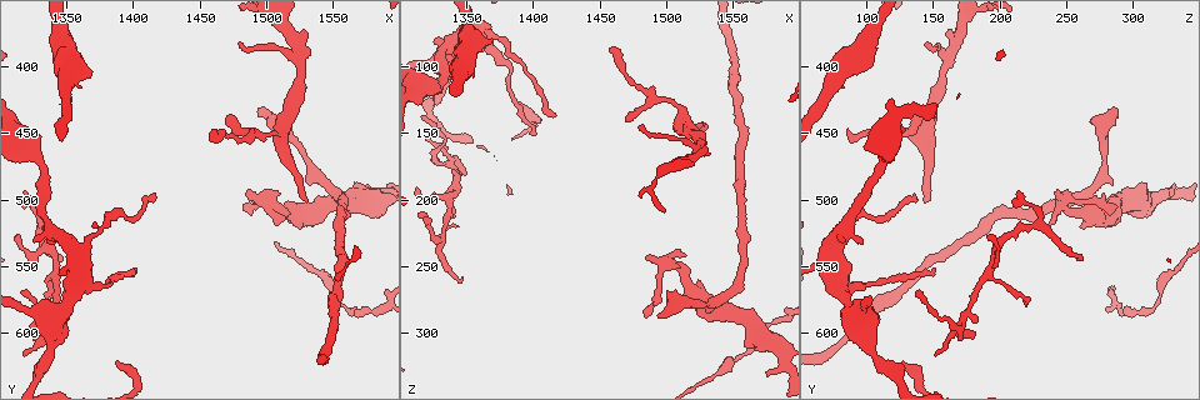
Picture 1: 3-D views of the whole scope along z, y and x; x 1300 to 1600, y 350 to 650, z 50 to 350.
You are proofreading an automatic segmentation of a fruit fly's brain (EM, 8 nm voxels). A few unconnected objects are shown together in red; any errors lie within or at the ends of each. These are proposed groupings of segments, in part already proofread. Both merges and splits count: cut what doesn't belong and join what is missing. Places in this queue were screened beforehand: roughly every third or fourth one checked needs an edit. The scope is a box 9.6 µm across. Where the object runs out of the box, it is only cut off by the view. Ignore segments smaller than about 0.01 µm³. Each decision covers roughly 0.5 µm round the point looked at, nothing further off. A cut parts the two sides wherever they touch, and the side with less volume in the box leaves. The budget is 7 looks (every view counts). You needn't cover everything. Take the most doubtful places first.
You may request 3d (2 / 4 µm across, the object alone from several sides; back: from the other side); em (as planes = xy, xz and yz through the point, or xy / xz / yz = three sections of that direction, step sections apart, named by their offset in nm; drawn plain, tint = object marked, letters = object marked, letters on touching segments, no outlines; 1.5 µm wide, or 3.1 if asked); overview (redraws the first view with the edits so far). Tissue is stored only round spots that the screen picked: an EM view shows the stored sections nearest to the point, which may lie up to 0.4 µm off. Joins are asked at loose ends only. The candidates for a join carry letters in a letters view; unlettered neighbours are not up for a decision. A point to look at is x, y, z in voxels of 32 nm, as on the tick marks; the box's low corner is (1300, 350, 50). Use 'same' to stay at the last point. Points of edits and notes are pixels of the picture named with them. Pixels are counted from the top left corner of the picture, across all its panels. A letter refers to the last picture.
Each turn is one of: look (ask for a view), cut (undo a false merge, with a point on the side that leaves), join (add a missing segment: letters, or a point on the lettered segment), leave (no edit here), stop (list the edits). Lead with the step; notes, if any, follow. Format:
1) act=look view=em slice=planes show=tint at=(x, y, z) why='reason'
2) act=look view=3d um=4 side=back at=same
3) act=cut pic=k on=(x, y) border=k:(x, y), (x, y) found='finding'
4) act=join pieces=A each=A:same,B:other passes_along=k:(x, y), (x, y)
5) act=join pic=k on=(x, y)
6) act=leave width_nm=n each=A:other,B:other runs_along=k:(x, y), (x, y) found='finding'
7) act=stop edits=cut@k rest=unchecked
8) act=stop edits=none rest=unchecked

act=look view=em slice=planes show=letters at=(1416, 494, 138) why='branch stops here'

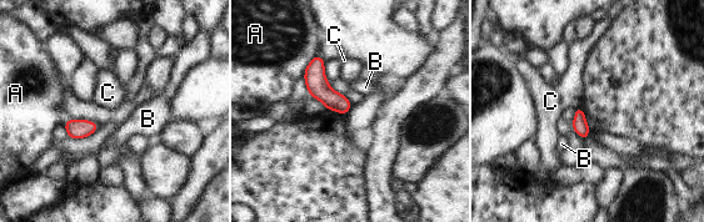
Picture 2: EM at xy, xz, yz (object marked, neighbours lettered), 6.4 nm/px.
act=leave each=A:other,B:other,C:other runs_along=2:(315, 60), (315, 81), (344, 110) found='no lettered segment goes on from it'

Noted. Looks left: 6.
act=look view=3d um=2 at=(1484, 492, 244) why='an open end'

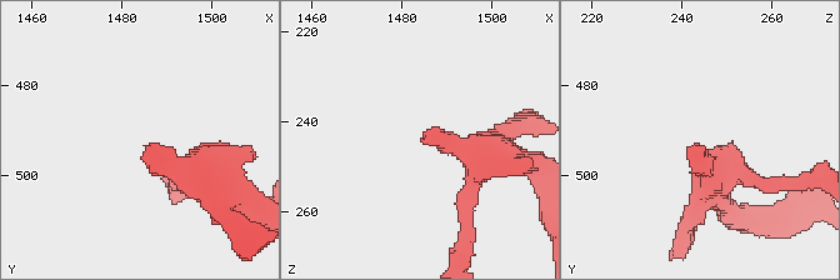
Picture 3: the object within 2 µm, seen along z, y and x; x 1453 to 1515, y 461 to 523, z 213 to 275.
act=look view=em slice=yz step=8 show=tint at=(1485, 493, 243)

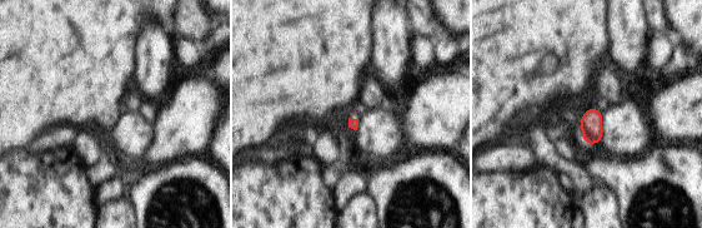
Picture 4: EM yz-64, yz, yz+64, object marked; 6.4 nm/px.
act=look view=em slice=xy step=8 show=letters at=same why='another direction'

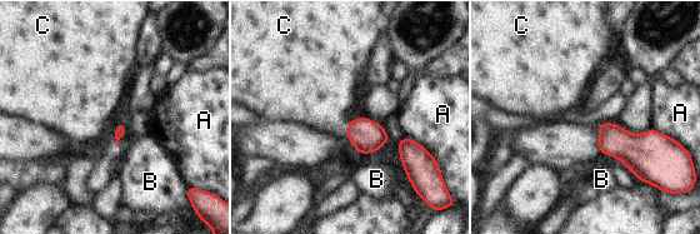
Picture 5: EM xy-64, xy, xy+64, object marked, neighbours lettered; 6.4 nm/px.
act=join pieces=C each=A:other,B:other,C:same found='the cell continues'

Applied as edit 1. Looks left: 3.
act=look view=3d um=4 side=back at=(1348, 602, 182) why='branch stops here'

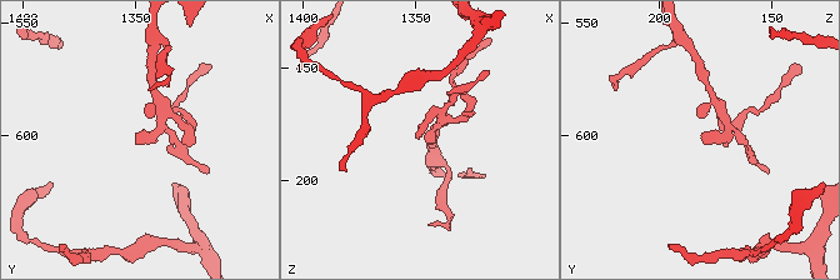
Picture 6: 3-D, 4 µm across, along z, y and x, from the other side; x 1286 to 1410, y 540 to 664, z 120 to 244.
act=look view=em slice=planes show=letters at=(1350, 602, 181) why='now the EM'

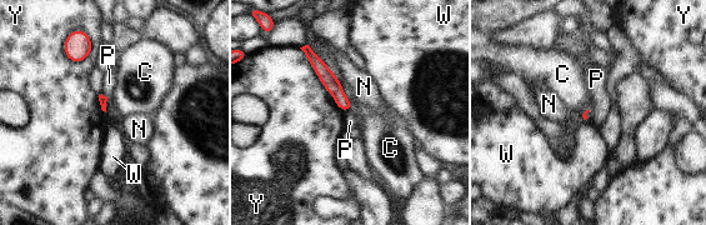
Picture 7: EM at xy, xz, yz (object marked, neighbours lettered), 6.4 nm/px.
act=leave longest_contact=Y:220nm each=C:other,N:other,P:other,W:other,Y:other border=7:(101, 94), (106, 98), (106, 111) found='none of them fits'

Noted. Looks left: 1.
act=stop edits=join@5 rest=unchecked

